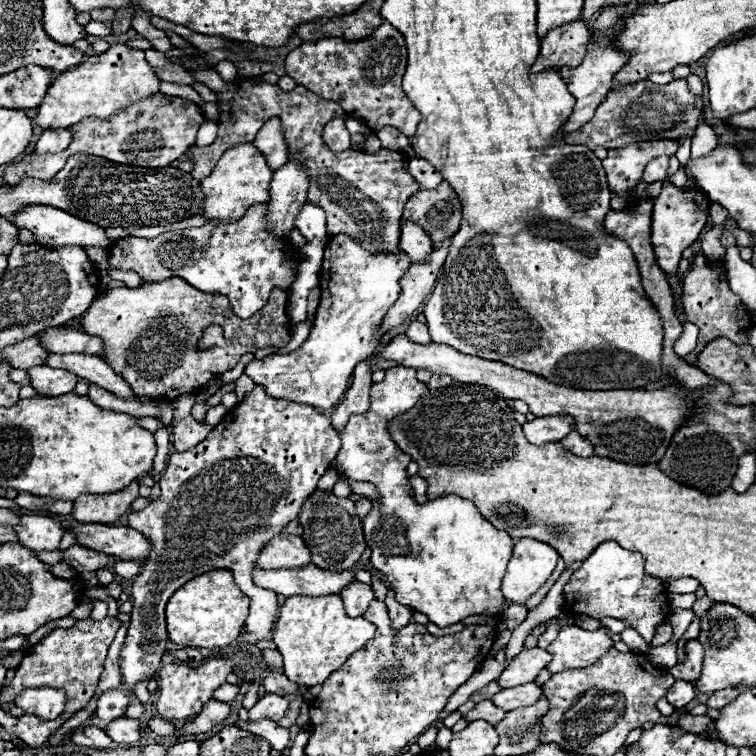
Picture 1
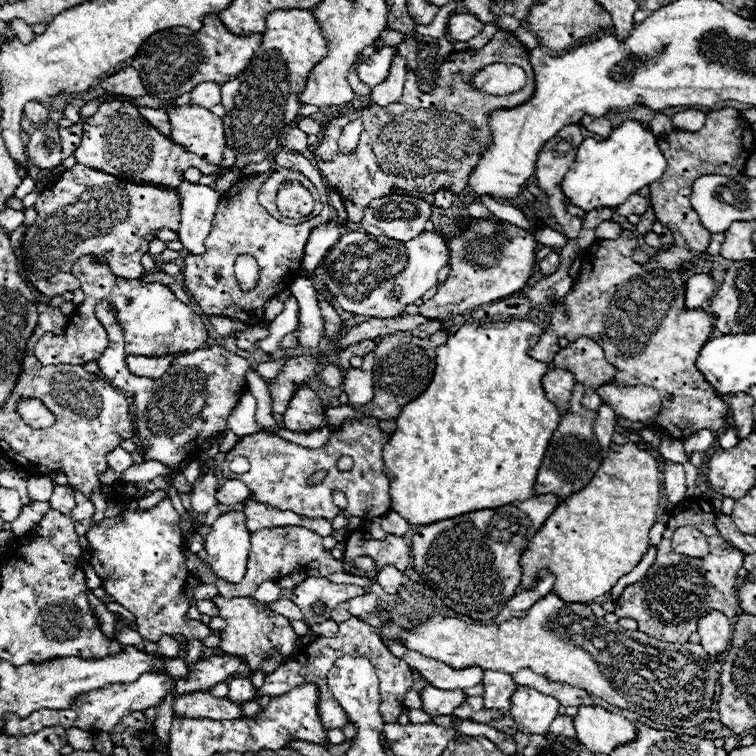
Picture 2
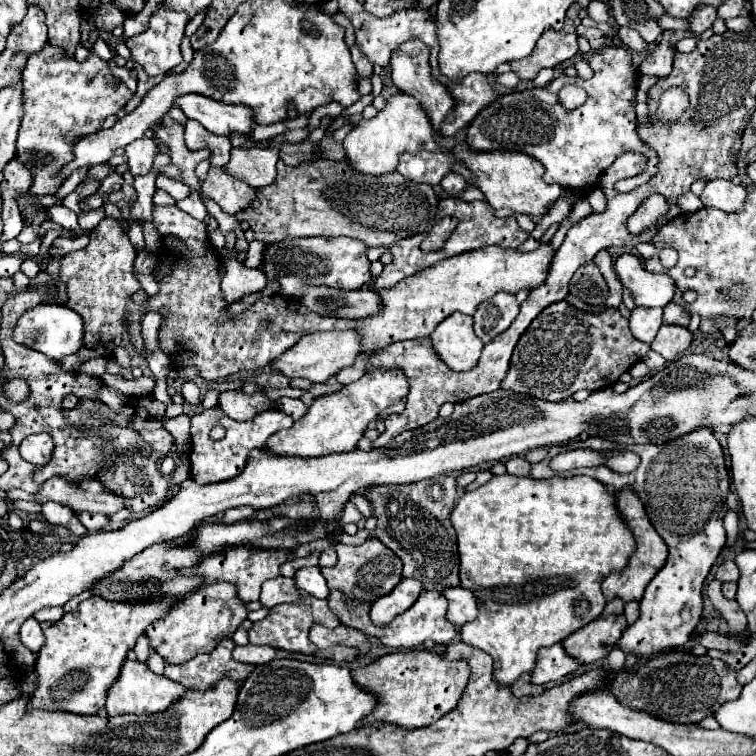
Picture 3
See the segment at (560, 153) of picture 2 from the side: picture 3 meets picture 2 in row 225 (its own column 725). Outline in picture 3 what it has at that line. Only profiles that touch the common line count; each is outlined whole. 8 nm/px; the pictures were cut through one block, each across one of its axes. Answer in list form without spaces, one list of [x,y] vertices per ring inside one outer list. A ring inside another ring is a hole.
[[[732,560],[722,562],[722,564],[720,564],[720,568],[718,568],[718,572],[716,572],[716,578],[718,578],[718,580],[722,580],[722,582],[736,582],[736,580],[740,578],[736,564],[734,564]]]

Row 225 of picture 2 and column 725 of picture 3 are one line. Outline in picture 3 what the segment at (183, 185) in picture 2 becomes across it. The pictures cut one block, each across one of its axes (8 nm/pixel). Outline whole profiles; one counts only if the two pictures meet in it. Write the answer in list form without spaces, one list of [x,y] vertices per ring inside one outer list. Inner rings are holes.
[[[710,180],[700,194],[704,206],[712,206],[724,212],[738,212],[746,202],[744,186],[736,186],[730,180]]]

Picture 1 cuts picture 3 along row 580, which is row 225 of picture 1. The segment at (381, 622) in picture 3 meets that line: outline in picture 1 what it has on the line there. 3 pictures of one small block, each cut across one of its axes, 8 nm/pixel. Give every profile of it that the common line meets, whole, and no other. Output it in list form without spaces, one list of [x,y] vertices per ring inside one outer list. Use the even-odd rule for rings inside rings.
[[[404,222],[400,234],[400,248],[412,258],[412,262],[424,262],[432,252],[432,242],[430,238],[426,238],[420,226],[414,226],[412,222]]]

